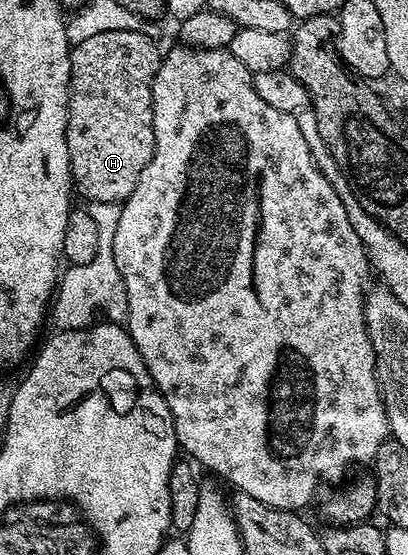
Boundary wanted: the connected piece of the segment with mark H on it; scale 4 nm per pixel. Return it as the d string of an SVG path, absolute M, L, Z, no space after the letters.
M115 30L95 34L70 50L70 109L66 115L66 141L73 187L89 203L124 202L136 190L144 166L152 162L156 146L152 82L160 63L159 45L144 33Z

